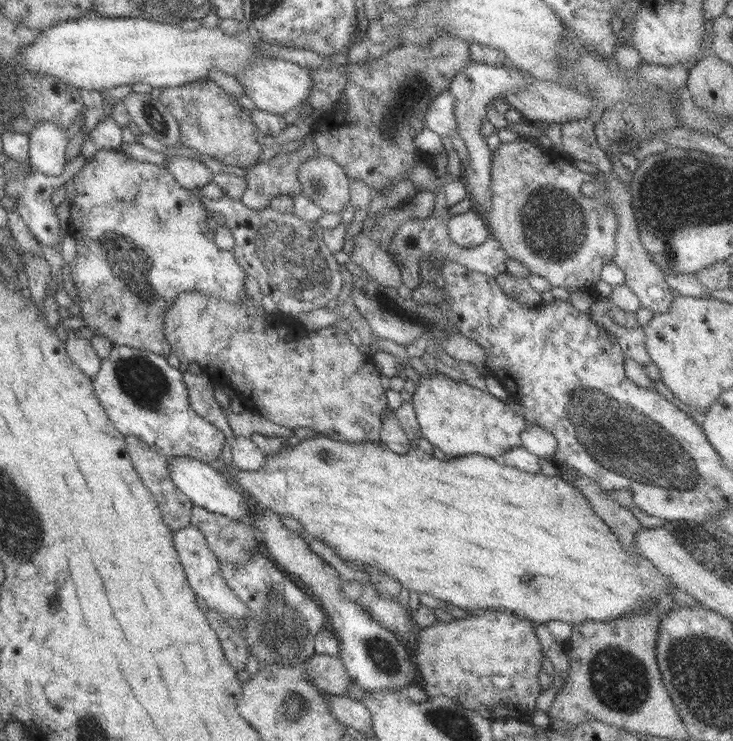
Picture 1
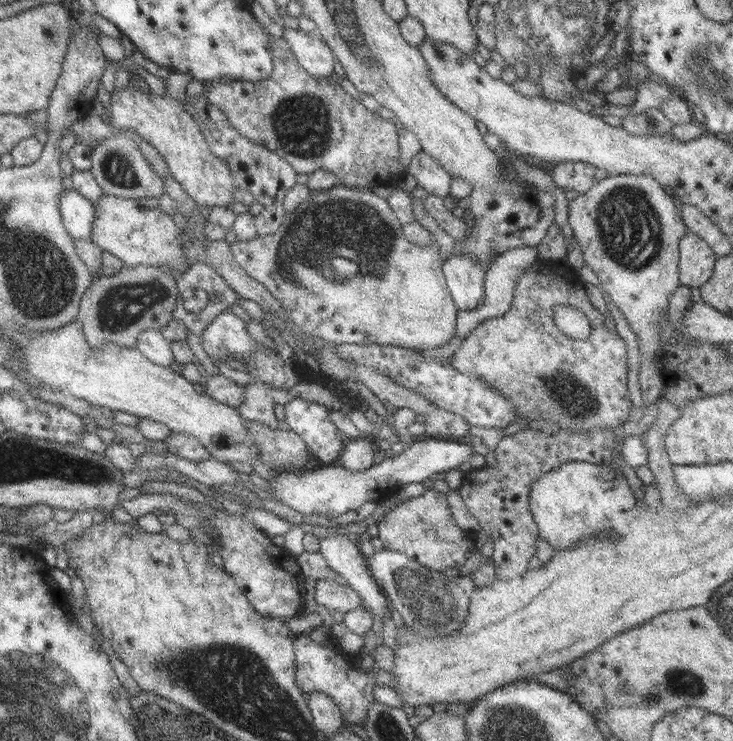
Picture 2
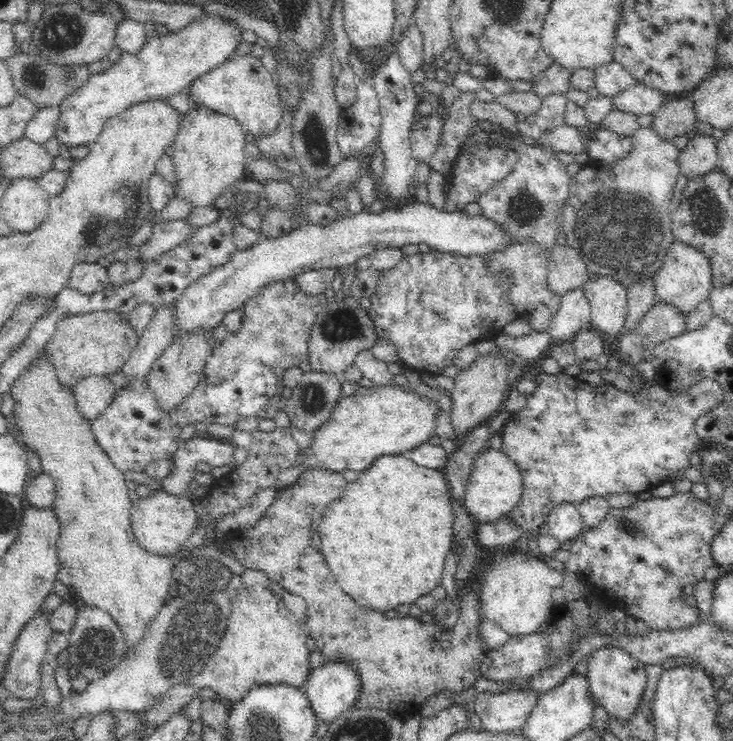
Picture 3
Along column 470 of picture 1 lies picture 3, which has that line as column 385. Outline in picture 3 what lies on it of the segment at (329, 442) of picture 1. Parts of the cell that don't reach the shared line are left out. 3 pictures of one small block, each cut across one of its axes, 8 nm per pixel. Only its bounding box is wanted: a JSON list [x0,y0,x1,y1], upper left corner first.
[317,454,454,613]

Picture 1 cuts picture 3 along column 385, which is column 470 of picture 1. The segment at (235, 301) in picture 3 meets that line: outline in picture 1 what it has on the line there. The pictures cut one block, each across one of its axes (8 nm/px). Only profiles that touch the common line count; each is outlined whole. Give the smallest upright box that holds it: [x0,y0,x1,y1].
[448,209,490,248]

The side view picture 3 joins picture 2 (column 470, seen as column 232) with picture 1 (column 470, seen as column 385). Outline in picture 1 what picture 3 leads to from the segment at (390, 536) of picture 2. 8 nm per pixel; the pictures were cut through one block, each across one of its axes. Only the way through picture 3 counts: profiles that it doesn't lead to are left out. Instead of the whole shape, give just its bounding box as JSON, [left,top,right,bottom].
[411,610,542,722]

